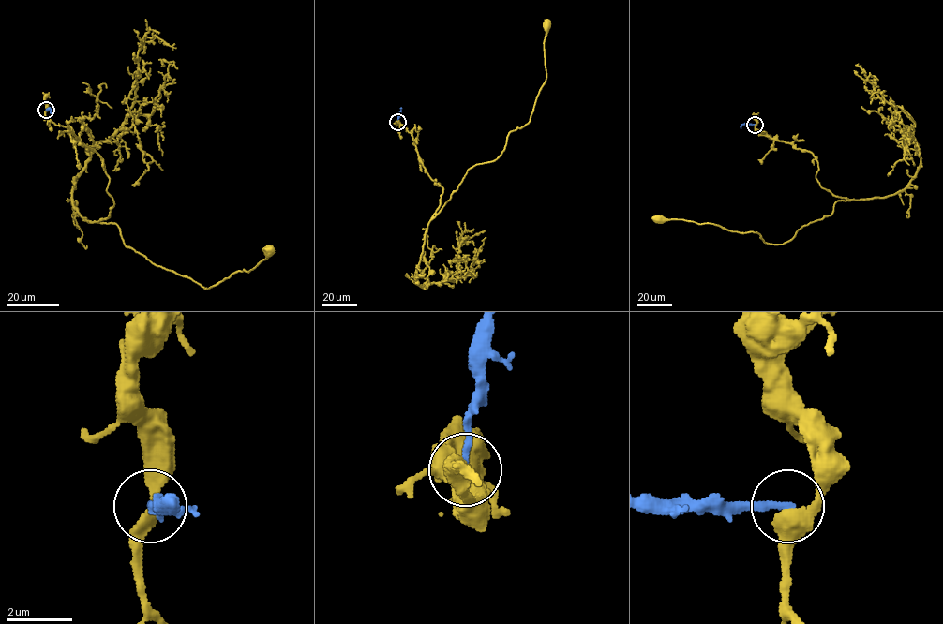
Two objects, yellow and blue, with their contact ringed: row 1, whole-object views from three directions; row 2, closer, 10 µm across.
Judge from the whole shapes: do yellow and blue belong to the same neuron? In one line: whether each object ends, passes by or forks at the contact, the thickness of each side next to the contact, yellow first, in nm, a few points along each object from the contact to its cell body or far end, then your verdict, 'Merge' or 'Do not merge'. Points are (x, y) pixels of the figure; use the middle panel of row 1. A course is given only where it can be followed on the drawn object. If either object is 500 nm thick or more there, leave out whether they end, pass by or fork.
At the ring yellow passes by. At the ring blue ends. Thickness 400 nm (yellow) against 200 nm. Course of yellow: (397, 122), (442, 187), (432, 218), (468, 170), (494, 160), (508, 134), (530, 121), (546, 80), (548, 25). Course of blue: (397, 122), (401, 108). Do not merge

